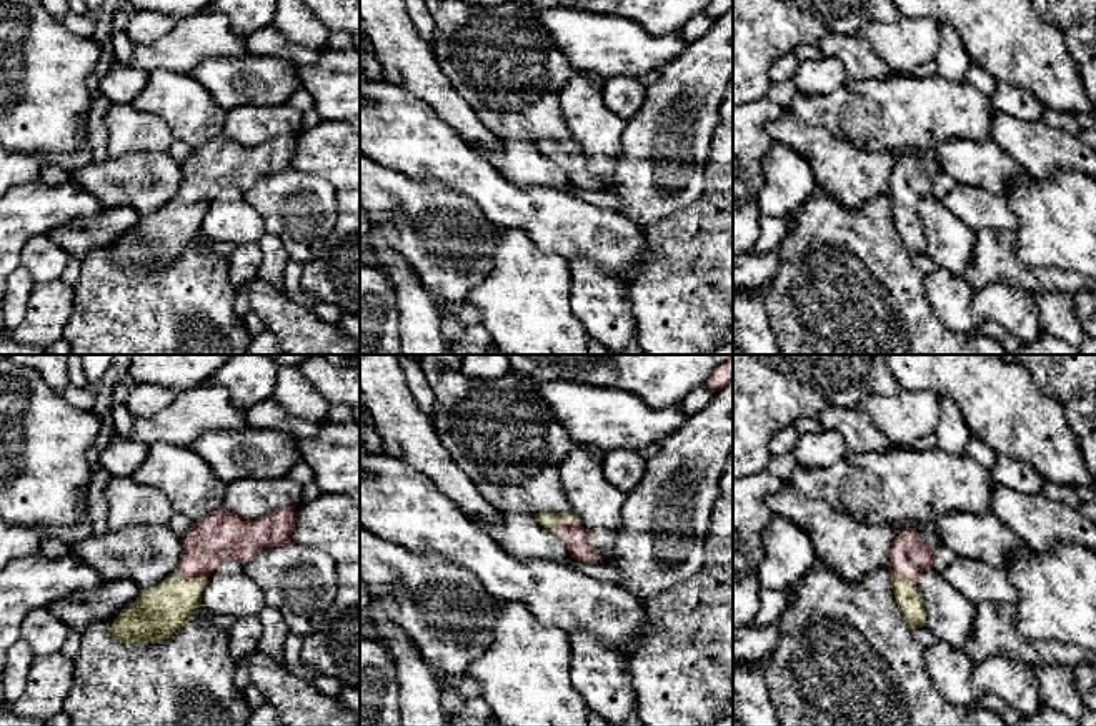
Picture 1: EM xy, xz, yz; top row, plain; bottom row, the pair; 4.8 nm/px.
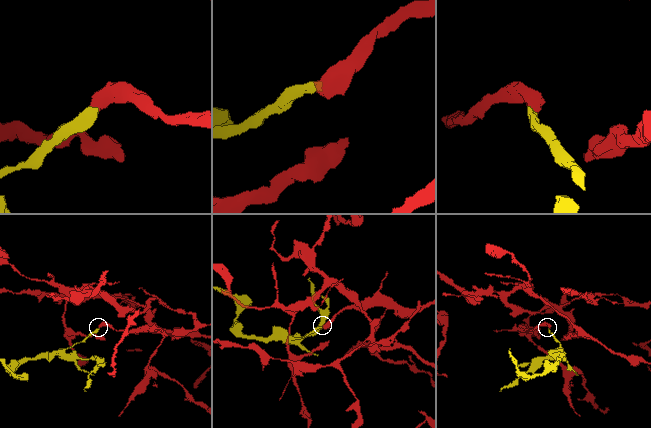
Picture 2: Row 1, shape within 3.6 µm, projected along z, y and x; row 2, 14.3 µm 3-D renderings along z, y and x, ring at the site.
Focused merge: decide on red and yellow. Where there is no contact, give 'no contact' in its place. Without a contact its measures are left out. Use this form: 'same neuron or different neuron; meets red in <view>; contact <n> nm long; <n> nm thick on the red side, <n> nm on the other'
same neuron; meets red in xy; contact 160 nm long; 240 nm thick on the red side, 260 nm on the other

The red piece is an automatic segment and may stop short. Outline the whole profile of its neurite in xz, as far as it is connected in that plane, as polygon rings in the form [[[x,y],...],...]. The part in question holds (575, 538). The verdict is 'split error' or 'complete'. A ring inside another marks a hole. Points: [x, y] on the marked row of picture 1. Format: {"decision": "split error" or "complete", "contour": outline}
{"decision": "split error", "contour": [[[541,511],[535,515],[535,521],[561,540],[573,559],[603,563],[603,556],[590,546],[585,526],[571,511]]]}

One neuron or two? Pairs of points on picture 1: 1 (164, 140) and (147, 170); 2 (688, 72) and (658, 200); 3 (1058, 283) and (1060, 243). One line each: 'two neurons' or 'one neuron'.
1: two neurons
2: one neuron
3: two neurons

